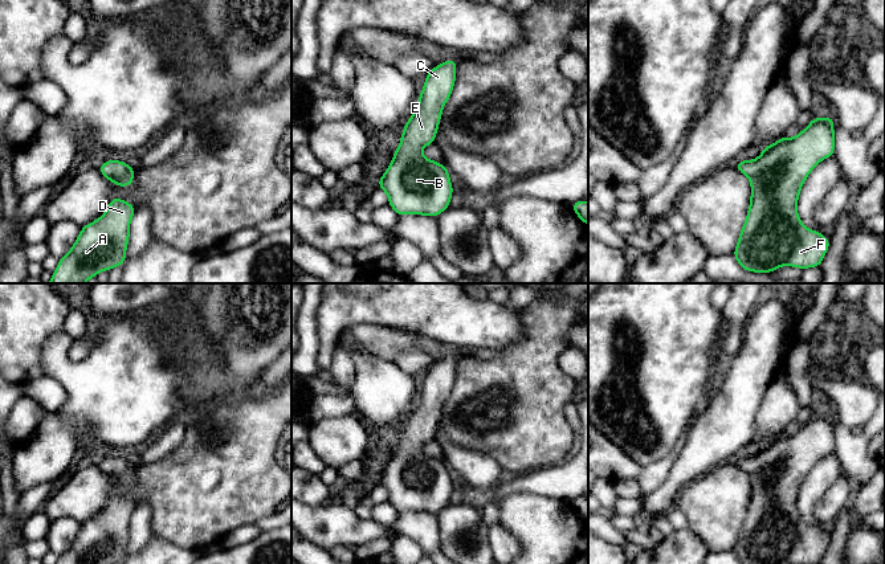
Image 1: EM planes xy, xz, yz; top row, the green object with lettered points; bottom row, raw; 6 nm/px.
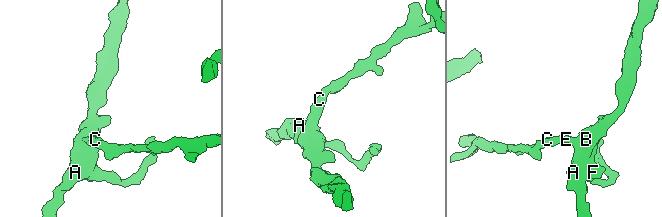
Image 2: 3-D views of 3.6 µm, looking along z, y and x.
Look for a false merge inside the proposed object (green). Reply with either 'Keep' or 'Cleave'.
Keep

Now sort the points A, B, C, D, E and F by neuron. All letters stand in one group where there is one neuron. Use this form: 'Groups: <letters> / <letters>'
Groups: A B C D E F

